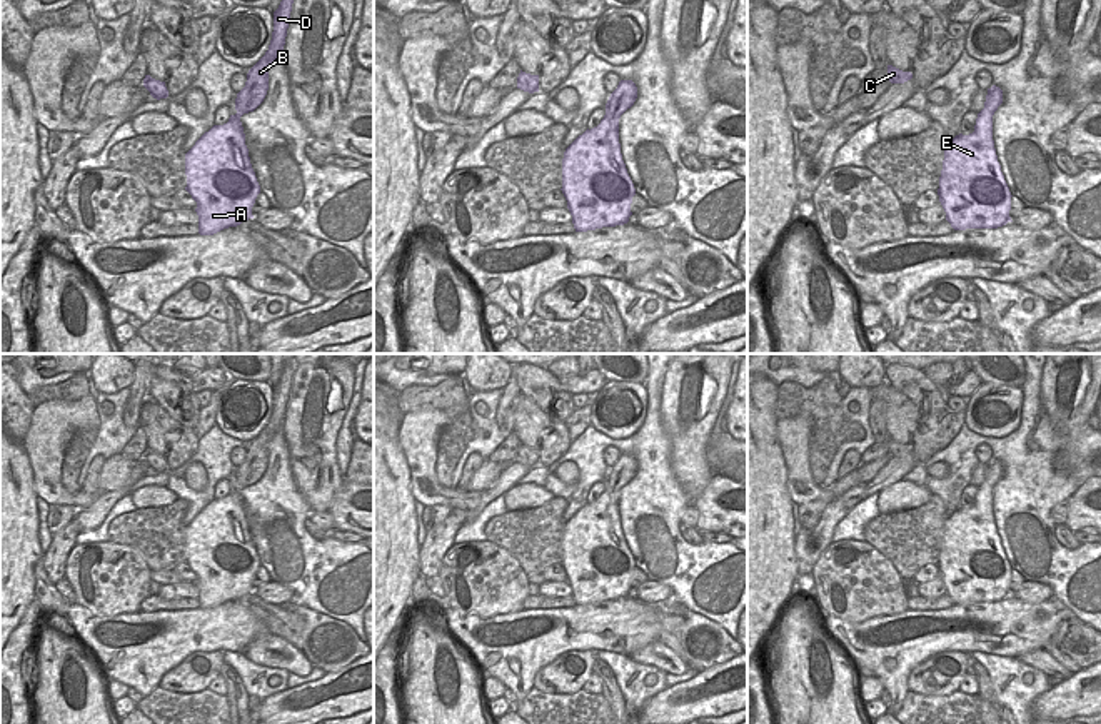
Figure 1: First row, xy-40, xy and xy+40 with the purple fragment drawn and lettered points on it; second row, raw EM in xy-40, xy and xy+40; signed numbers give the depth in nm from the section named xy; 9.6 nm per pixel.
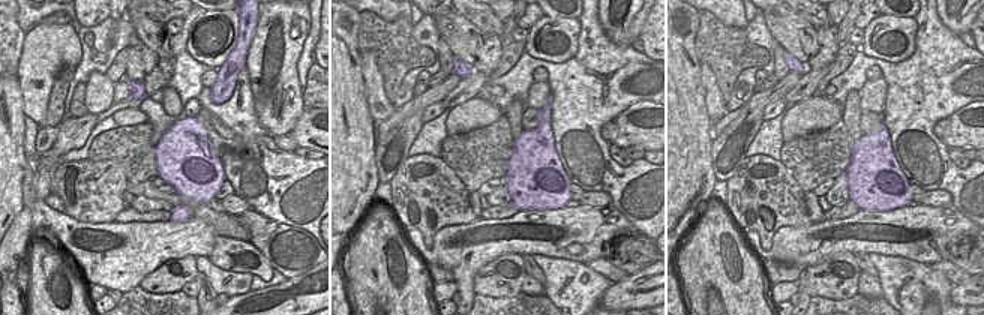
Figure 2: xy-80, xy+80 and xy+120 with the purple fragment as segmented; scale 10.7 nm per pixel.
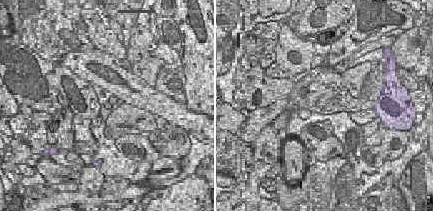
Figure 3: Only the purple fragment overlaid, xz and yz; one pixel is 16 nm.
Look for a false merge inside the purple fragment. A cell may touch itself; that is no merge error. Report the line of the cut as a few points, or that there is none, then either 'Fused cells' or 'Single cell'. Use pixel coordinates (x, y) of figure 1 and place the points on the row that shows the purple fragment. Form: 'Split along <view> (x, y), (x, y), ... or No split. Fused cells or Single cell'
No split. Single cell.

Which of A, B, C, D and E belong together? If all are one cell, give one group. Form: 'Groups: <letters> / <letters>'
Groups: A B C D E.

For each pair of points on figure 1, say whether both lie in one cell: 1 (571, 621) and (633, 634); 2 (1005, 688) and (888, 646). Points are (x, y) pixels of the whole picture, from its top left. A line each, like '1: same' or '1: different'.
1: same
2: different

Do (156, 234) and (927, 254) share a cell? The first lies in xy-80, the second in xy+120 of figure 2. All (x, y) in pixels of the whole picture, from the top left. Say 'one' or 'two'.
one

